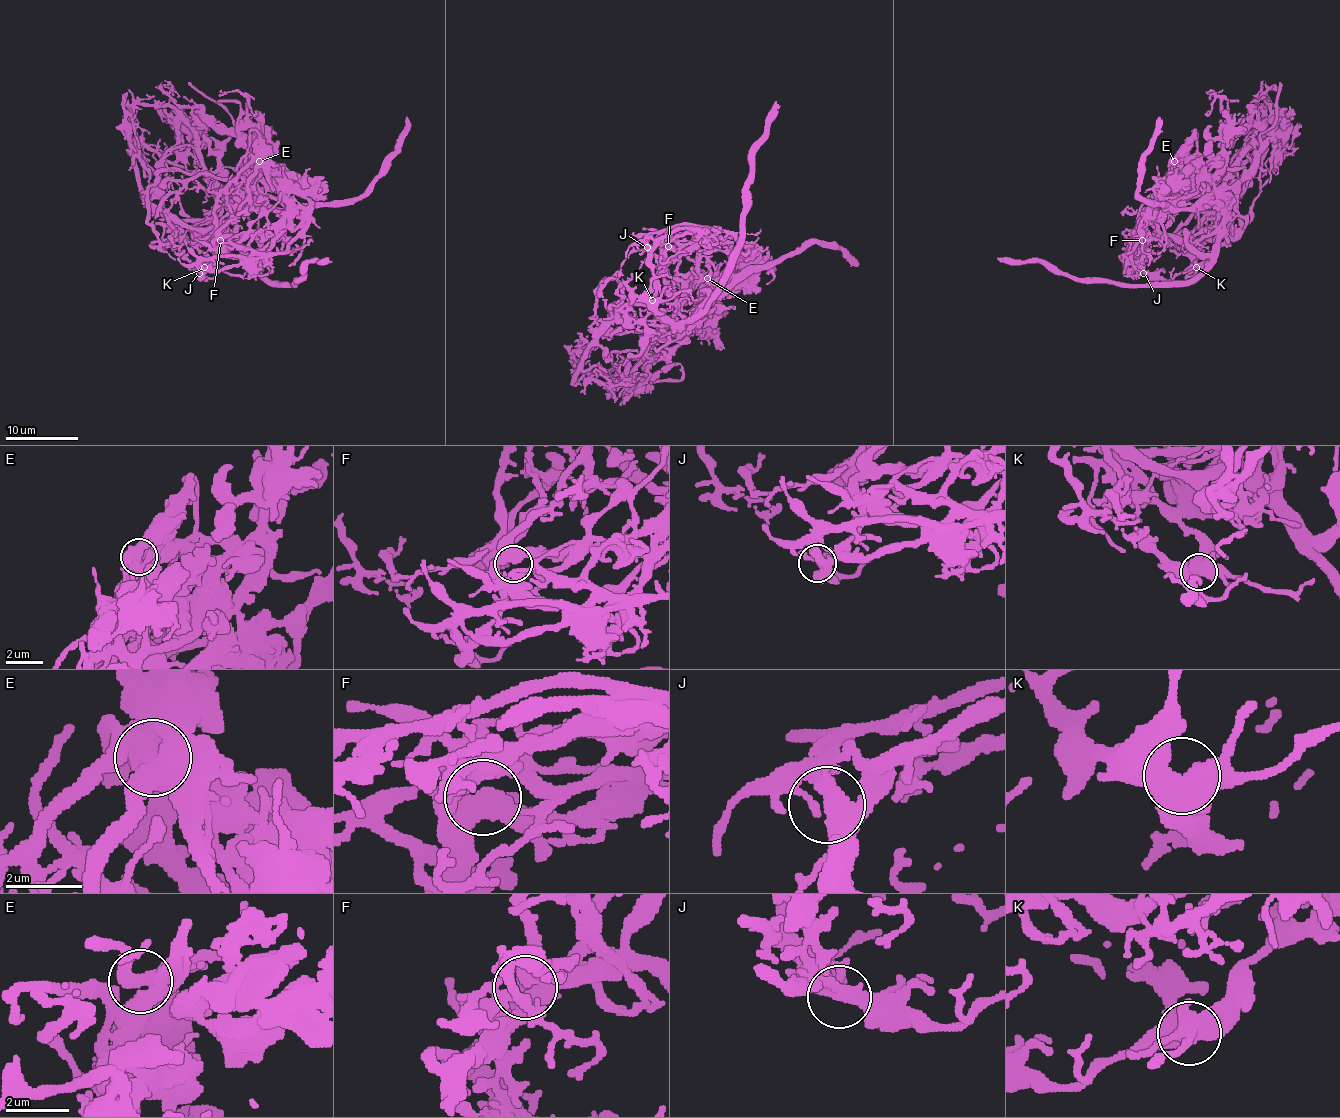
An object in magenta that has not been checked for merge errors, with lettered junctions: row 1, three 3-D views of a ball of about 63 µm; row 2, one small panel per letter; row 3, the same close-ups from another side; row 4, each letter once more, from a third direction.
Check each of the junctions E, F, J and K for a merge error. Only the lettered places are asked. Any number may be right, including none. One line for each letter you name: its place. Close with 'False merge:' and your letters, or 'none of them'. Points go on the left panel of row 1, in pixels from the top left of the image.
F: Place: (220, 240)
False merge: F

